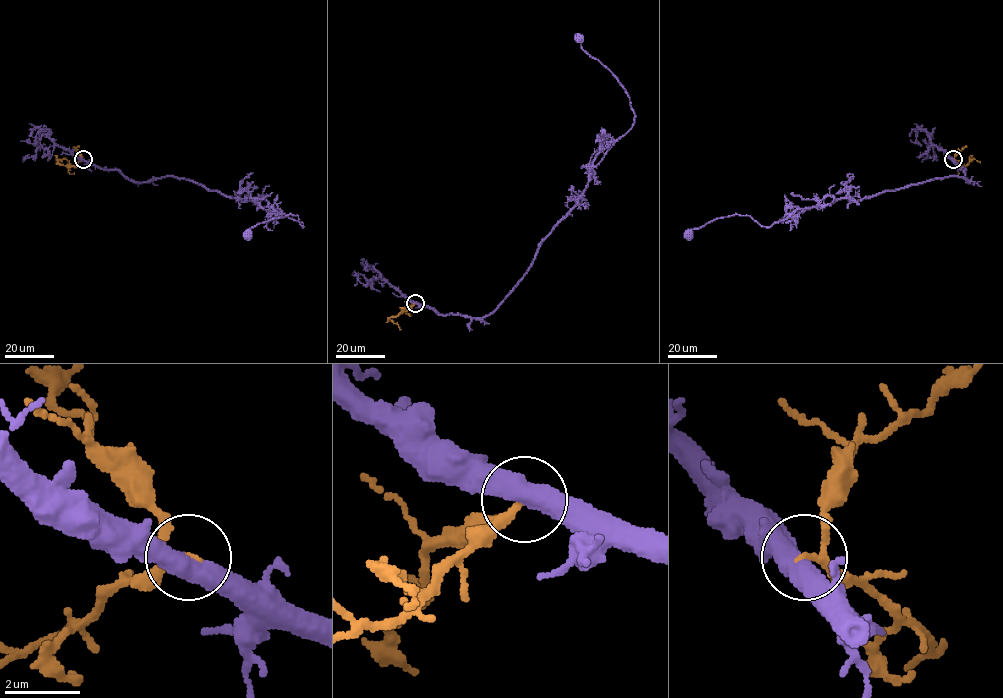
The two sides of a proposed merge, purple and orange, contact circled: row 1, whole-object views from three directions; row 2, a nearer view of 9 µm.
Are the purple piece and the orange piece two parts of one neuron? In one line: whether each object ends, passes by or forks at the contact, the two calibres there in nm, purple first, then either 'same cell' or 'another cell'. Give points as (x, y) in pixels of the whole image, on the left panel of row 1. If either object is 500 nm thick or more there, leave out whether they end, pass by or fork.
calibres 550 and 180 nm; another cell

